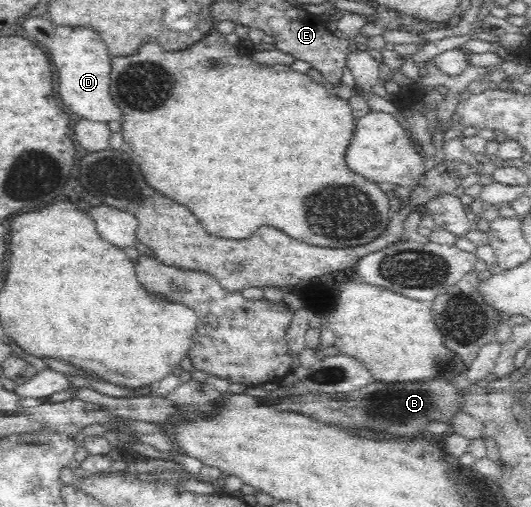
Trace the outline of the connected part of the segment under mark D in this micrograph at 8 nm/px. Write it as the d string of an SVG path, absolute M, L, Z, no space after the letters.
M39 16L23 17L23 34L35 42L39 42L47 52L51 52L51 60L59 72L59 98L71 112L83 118L97 122L121 121L121 111L115 106L109 95L109 82L112 57L109 56L105 43L97 32L89 28L75 26L57 26L50 20Z

